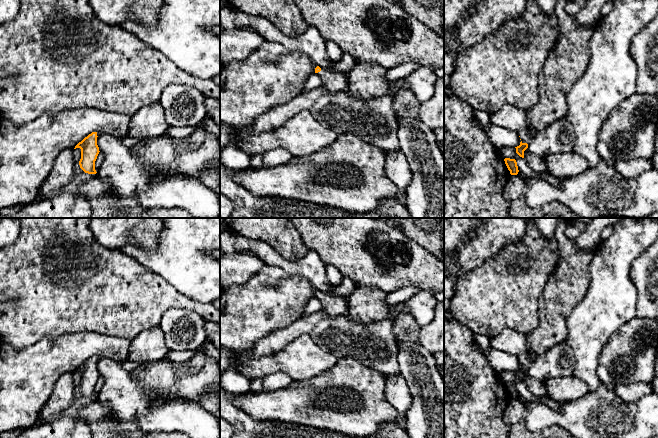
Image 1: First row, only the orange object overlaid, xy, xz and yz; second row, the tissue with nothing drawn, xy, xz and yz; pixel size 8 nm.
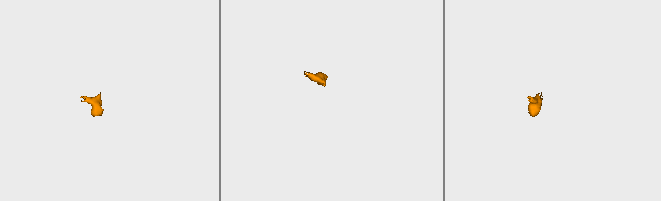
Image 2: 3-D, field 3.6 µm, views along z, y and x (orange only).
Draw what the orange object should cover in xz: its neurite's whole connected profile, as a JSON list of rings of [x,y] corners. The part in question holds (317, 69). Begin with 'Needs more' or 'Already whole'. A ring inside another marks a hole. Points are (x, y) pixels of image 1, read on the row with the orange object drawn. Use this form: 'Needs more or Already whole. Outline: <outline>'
Needs more. Outline: [[[317,66],[315,73],[319,75],[322,81],[322,87],[331,93],[342,91],[348,87],[348,74],[344,72],[333,72]]]

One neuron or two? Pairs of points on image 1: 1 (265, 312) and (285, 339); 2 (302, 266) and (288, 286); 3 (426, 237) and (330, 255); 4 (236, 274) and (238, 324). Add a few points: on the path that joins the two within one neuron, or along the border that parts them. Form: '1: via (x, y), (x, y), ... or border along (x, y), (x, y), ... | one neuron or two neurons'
1: border along (299, 319), (284, 327), (278, 327), (257, 341) | two neurons
2: border along (274, 266), (288, 274), (306, 278), (316, 288) | two neurons
3: border along (400, 228), (409, 238), (431, 254) | two neurons
4: border along (256, 272), (244, 283), (230, 287) | two neurons

